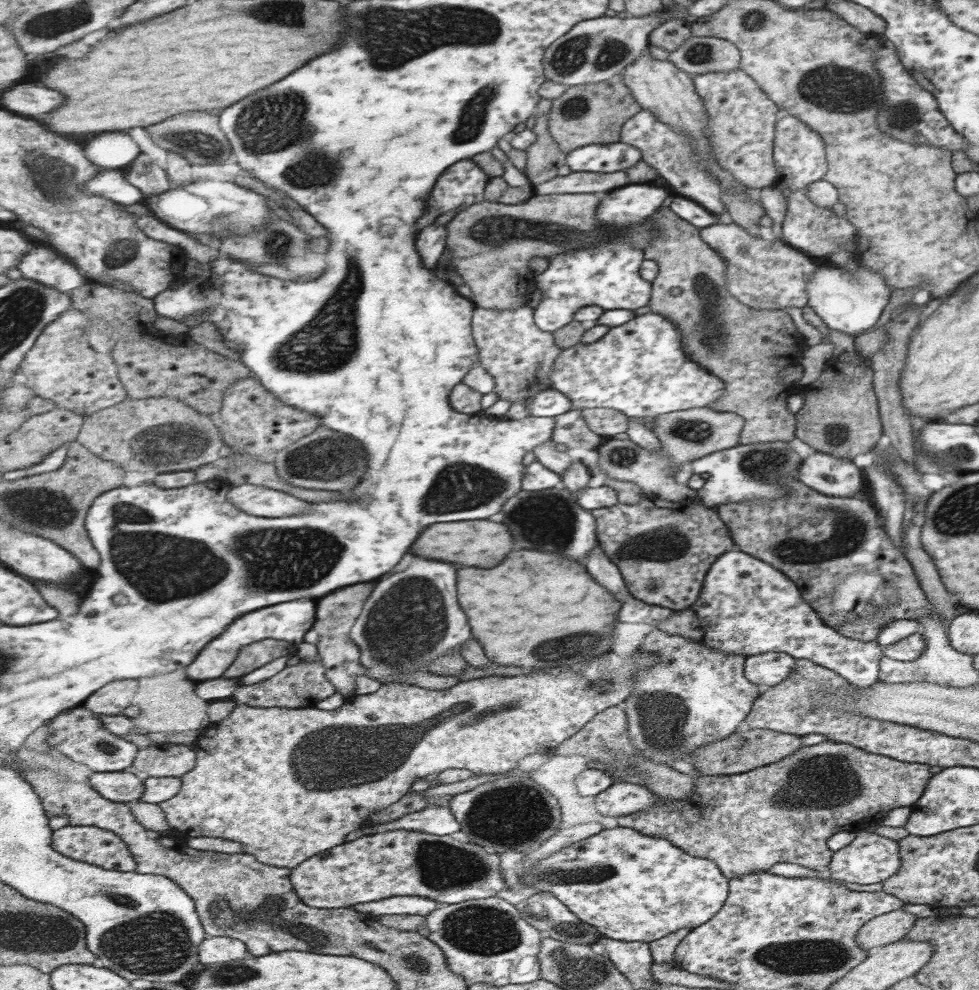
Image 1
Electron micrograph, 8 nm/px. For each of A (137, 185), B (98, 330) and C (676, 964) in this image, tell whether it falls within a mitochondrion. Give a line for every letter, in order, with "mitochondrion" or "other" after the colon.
A: other
B: other
C: other

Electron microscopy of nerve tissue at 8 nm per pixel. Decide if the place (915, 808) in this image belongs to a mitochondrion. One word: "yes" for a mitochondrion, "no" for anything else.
no

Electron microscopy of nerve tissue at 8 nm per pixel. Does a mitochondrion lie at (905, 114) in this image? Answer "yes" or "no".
yes

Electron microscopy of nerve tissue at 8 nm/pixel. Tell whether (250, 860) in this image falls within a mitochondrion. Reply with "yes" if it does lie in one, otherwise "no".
no

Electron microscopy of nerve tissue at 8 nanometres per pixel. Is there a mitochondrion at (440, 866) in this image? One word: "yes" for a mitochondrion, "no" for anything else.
yes

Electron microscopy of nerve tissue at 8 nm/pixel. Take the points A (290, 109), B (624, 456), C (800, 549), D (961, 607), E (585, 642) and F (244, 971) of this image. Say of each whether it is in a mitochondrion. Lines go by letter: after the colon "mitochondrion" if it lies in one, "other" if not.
A: mitochondrion
B: mitochondrion
C: mitochondrion
D: other
E: mitochondrion
F: mitochondrion

